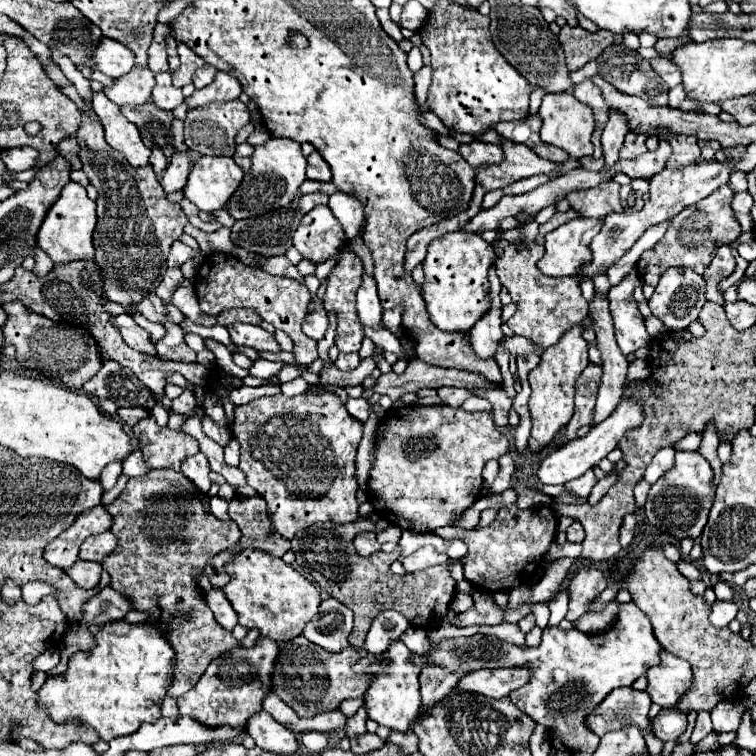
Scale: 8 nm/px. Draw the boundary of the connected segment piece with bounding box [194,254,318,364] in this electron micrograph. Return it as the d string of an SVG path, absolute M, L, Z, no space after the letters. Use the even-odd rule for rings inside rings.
M210 254L196 272L194 290L202 313L217 317L220 312L232 308L252 308L276 329L284 332L288 332L288 328L292 330L288 336L295 344L292 354L297 364L312 364L318 358L318 342L306 338L302 332L302 320L310 304L310 292L302 282L286 276L272 276L258 268L250 268L230 254Z

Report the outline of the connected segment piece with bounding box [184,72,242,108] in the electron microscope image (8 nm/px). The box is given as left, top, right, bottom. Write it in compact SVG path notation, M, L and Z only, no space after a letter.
M216 72L214 82L202 90L196 90L192 96L184 98L184 104L188 108L206 106L210 102L228 102L236 100L242 94L242 84L228 72Z

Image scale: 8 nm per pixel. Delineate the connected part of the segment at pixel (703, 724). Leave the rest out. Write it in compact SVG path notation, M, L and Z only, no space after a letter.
M698 712L698 718L696 718L696 726L694 726L694 732L690 736L690 740L698 740L698 738L704 738L708 732L710 732L710 712Z

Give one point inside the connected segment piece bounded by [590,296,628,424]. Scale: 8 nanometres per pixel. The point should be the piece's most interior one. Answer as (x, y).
(615, 365)

